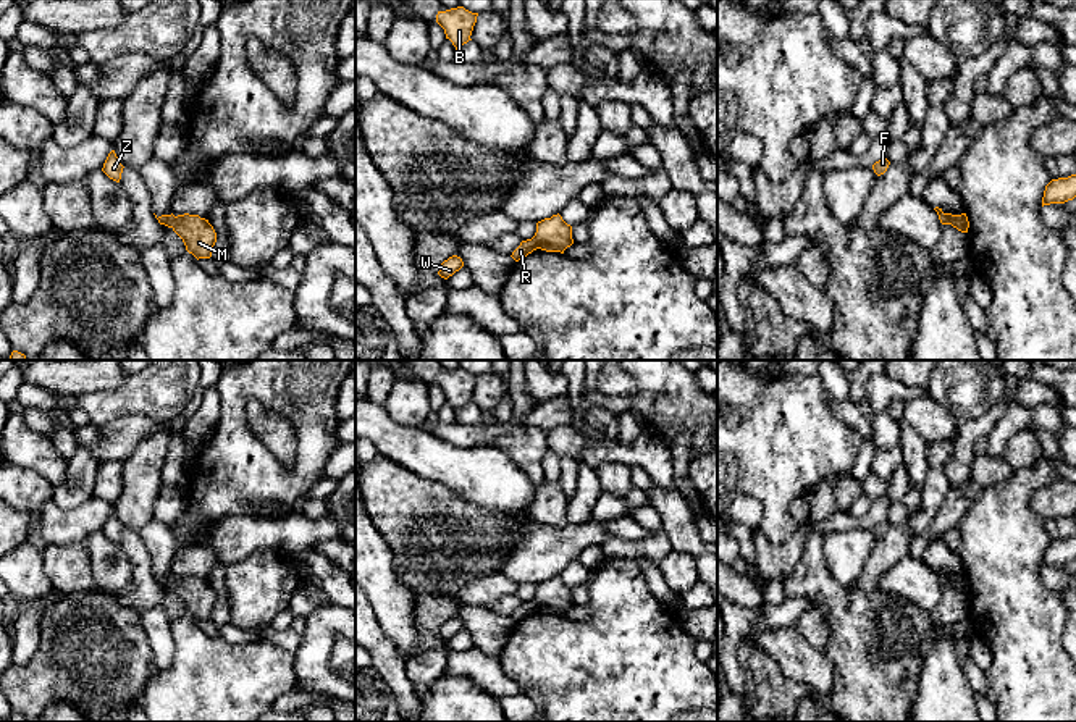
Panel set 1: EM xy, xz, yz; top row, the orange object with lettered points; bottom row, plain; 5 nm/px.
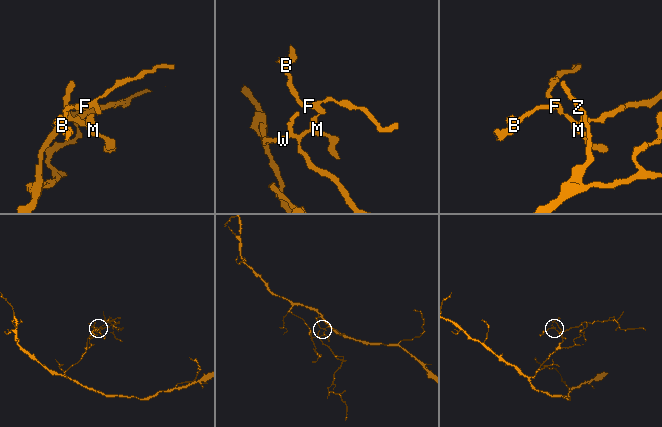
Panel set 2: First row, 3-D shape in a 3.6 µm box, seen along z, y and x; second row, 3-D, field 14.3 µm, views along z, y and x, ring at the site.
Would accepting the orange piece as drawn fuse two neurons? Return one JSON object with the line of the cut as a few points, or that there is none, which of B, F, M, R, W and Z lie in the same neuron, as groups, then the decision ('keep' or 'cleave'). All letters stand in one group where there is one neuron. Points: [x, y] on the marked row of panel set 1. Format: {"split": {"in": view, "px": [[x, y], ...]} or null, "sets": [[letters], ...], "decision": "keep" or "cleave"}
{"split": {"in": "xz", "px": [[533, 236], [538, 247]]}, "sets": [["B", "F", "M"], ["R", "W", "Z"]], "decision": "cleave"}

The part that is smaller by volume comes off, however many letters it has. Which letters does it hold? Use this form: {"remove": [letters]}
{"remove": ["B", "F", "M"]}

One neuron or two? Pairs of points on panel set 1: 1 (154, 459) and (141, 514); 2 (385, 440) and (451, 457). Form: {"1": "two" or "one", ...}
{"1": "one", "2": "one"}

